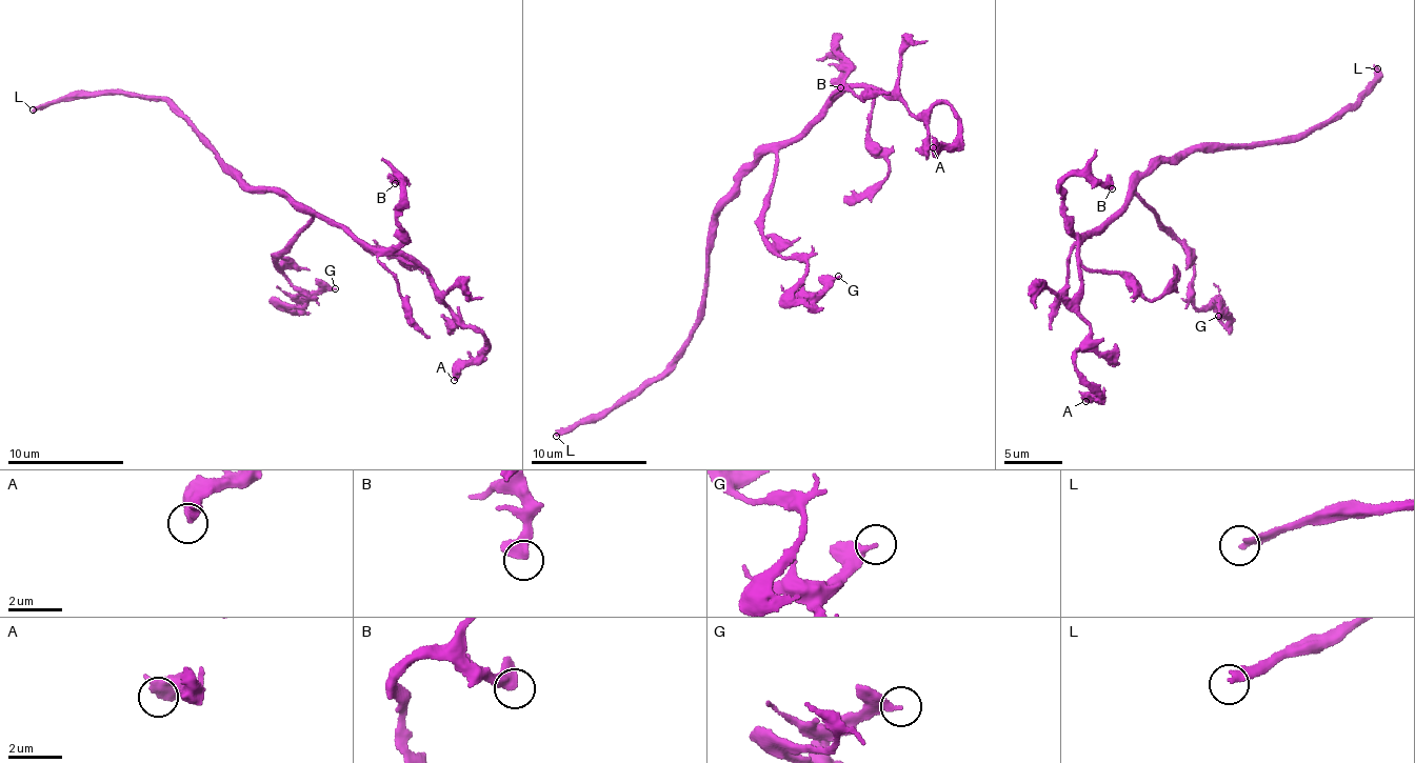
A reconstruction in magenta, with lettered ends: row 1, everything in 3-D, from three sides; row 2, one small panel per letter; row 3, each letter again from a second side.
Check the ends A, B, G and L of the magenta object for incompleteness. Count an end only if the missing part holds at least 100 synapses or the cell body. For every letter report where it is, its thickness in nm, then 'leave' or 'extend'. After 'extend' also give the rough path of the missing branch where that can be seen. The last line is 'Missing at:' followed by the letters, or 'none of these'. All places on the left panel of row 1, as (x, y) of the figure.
A: at (454, 380); 550 nm thick; leave
B: at (395, 183); 440 nm thick; leave
G: at (335, 288); 300 nm thick; leave
L: at (33, 109); 260 nm thick; extend
Missing at: L

